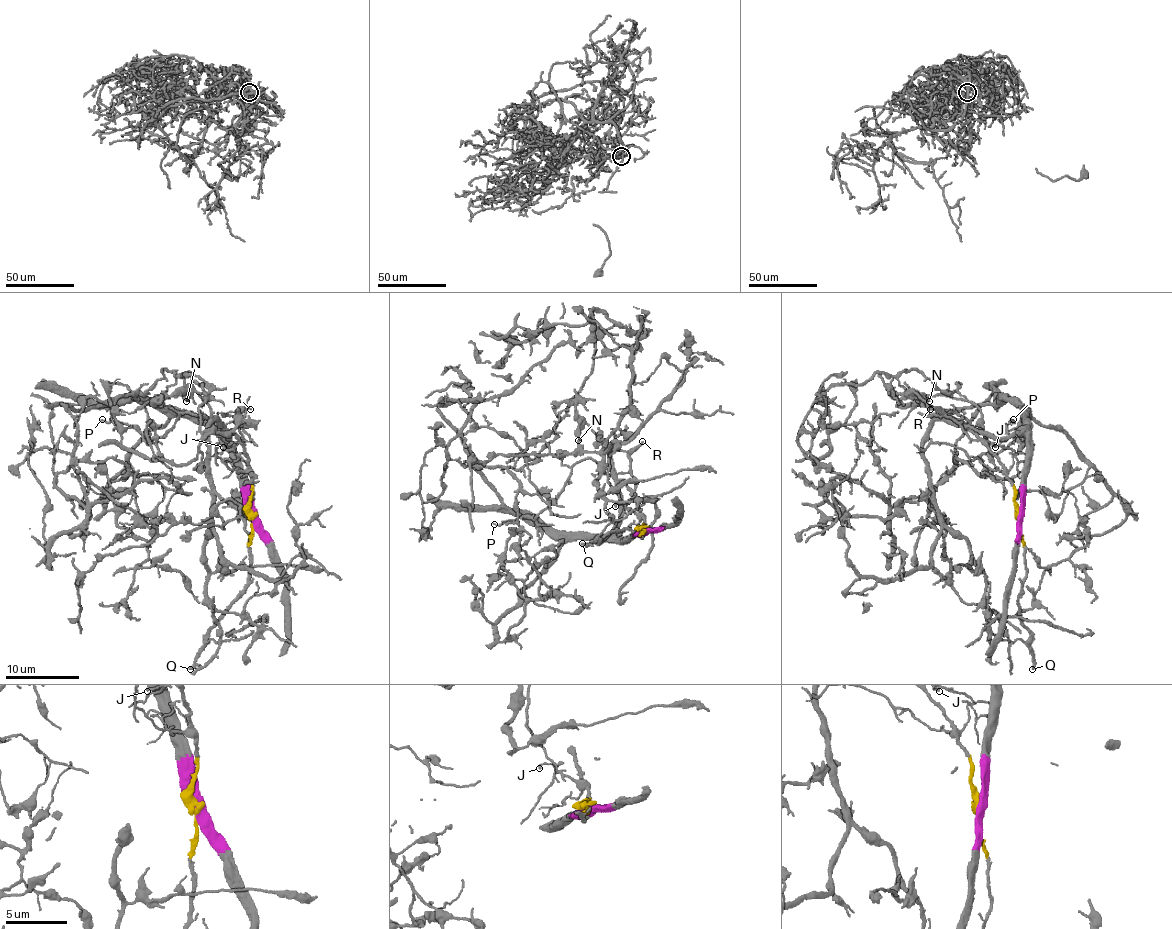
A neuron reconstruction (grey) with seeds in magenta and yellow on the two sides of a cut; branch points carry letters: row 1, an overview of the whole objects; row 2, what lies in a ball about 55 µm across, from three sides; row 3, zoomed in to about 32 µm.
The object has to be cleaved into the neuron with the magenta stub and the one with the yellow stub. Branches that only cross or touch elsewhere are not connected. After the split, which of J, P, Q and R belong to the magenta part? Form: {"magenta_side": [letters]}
{"magenta_side": []}

